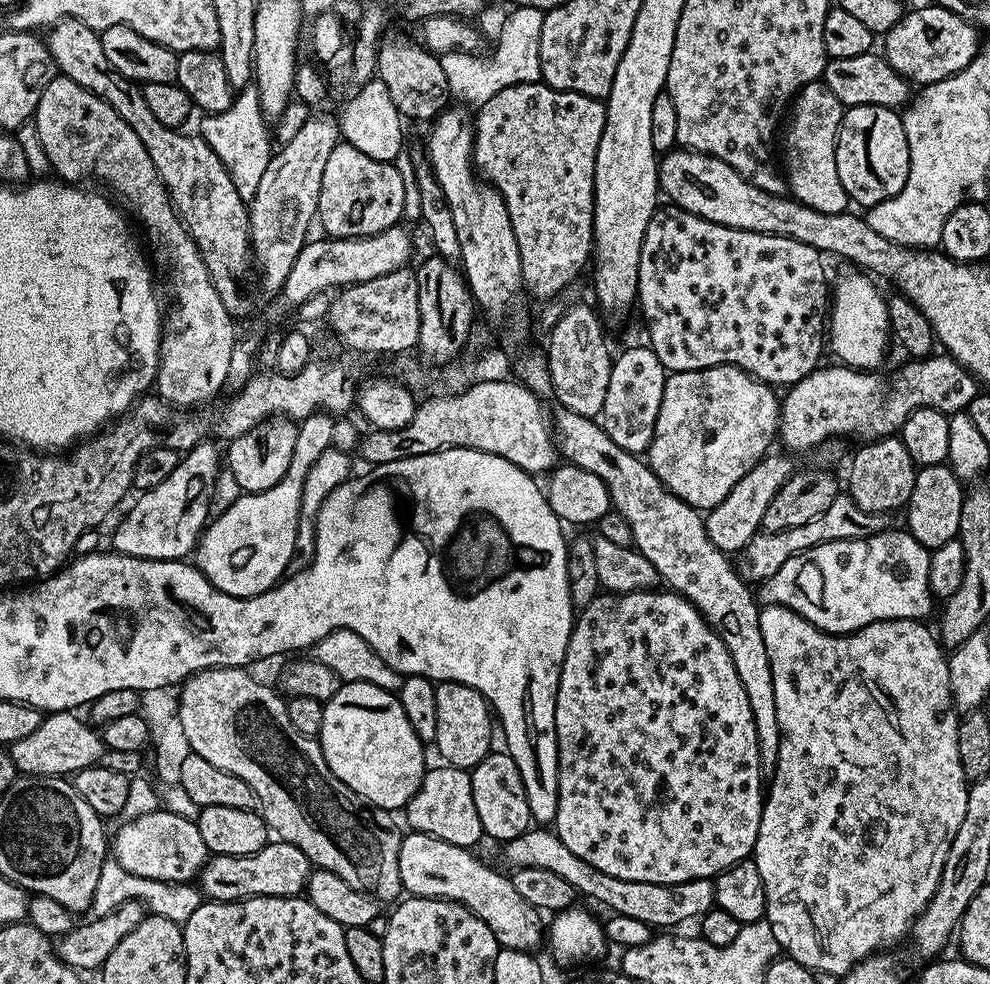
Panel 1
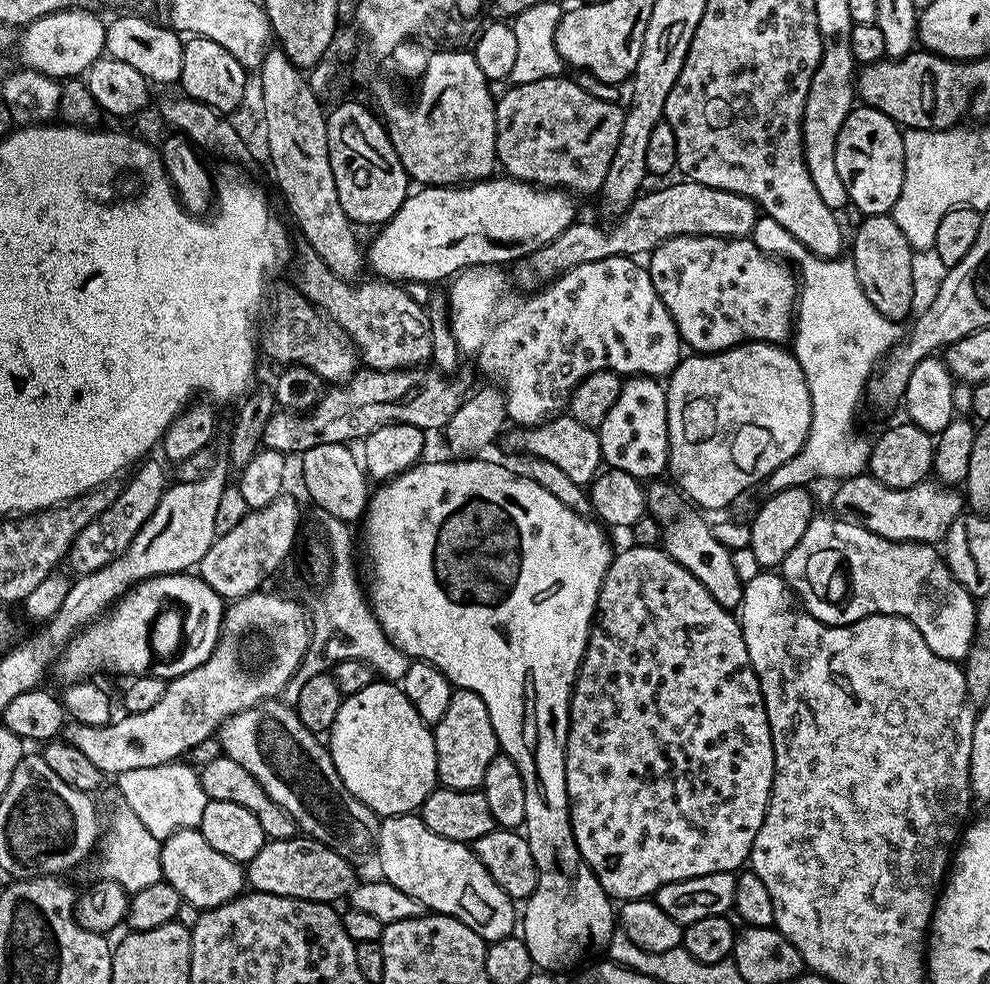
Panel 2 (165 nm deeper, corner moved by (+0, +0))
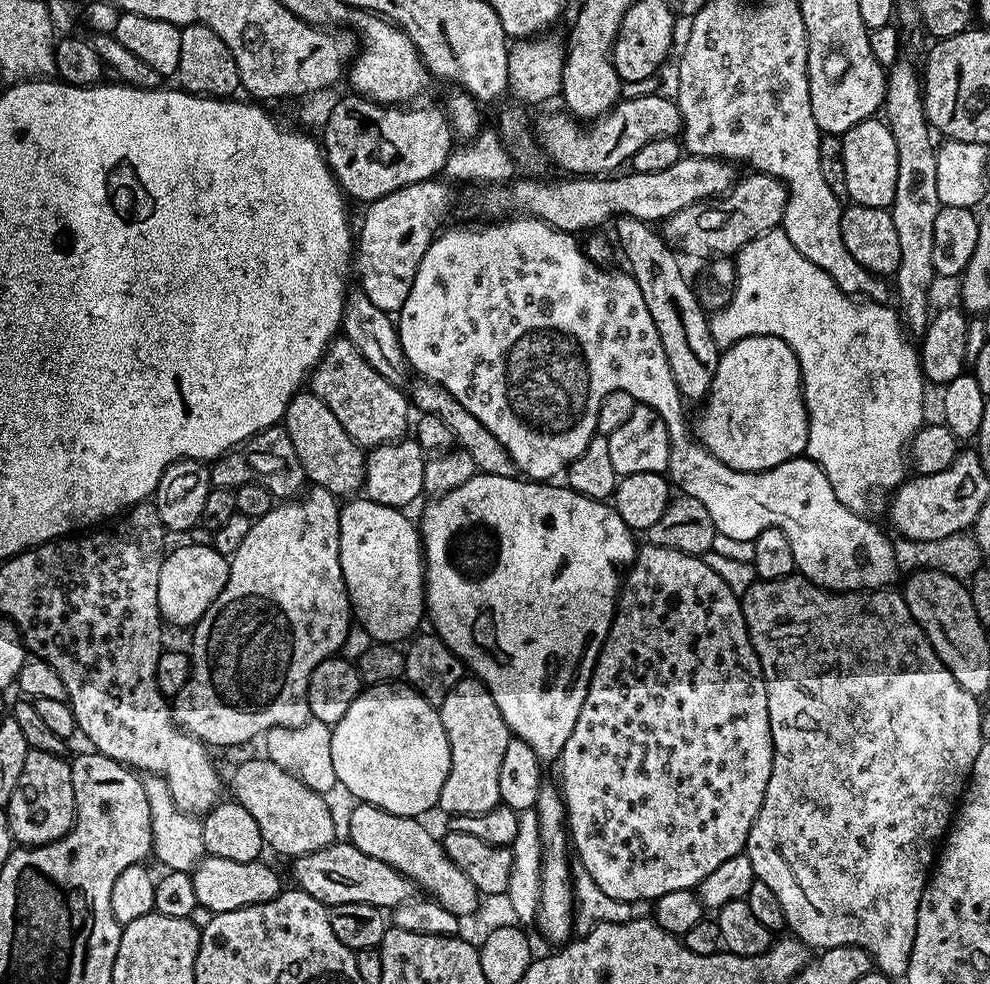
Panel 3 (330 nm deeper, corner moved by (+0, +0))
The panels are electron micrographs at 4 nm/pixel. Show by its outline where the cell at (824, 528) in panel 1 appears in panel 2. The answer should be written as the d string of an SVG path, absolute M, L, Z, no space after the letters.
M871 474L851 476L839 481L835 485L836 497L832 500L831 511L837 520L845 520L854 526L862 526L862 530L870 530L870 534L878 534L878 538L886 538L894 542L907 544L939 545L945 534L950 530L954 518L958 518L965 511L966 501L955 487L926 479L920 484L905 488L891 488L882 486Z

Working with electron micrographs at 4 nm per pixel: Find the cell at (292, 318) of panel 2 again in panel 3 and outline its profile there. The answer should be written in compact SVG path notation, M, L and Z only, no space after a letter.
M346 338L333 340L324 351L324 356L310 373L310 390L330 406L334 418L342 422L342 430L346 430L352 441L365 450L405 439L407 432L404 431L407 428L409 431L409 397L405 393L403 396L397 385L382 378L382 374L378 374Z

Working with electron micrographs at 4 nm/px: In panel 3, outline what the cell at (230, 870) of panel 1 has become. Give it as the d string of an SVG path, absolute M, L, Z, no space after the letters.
M333 842L322 850L302 854L291 861L292 876L296 879L295 887L301 892L310 894L325 906L340 903L368 903L383 910L397 908L402 902L413 899L414 885L401 872L362 854L351 842Z

